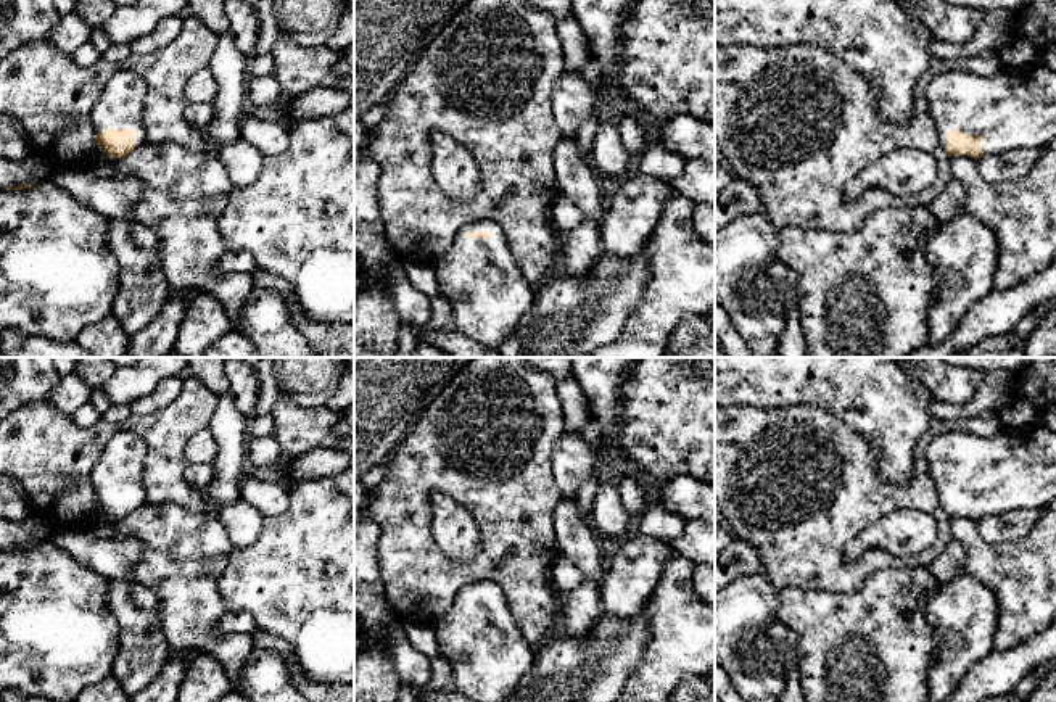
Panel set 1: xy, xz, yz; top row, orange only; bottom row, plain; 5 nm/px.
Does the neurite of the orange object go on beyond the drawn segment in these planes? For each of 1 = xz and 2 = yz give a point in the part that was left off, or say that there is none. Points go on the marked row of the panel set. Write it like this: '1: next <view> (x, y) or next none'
1: next xz (480, 279)
2: next yz (1016, 108)

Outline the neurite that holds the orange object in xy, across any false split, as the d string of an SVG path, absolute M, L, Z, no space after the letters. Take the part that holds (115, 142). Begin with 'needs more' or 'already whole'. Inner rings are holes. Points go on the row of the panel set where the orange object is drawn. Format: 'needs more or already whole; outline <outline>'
needs more; outline M119 71L105 85L92 109L98 148L109 158L124 158L146 142L143 122L145 81Z

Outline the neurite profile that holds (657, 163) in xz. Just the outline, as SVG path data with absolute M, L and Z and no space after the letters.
M649 145L637 163L639 174L666 184L670 179L683 176L687 159L662 147Z

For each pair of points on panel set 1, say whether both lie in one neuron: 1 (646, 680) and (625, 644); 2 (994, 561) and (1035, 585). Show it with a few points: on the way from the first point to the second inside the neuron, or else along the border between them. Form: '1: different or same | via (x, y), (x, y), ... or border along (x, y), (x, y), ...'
1: different | border along (647, 628), (647, 646), (638, 667), (623, 685)
2: same | via (1003, 567), (1026, 575)

